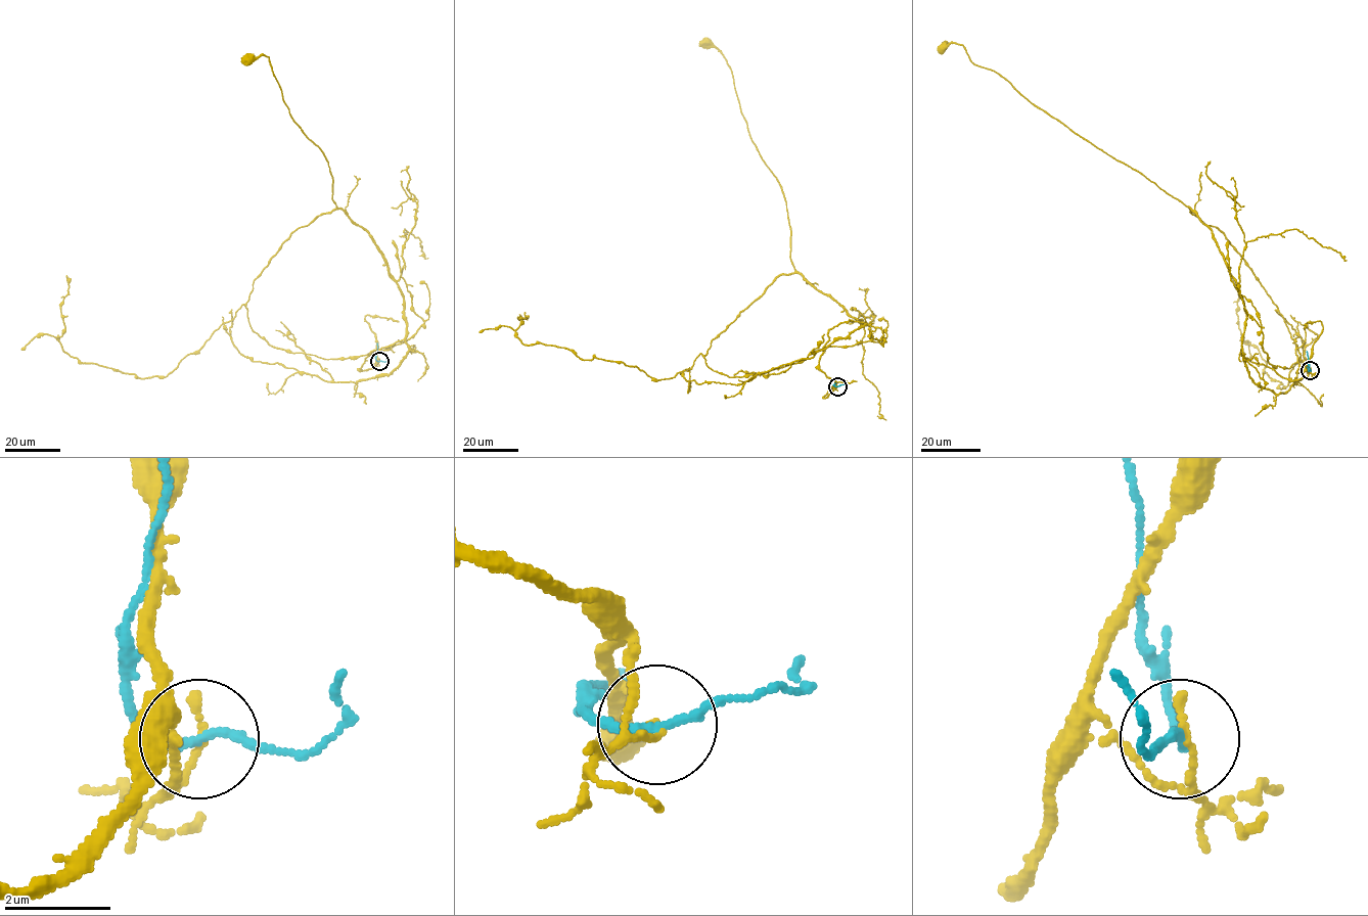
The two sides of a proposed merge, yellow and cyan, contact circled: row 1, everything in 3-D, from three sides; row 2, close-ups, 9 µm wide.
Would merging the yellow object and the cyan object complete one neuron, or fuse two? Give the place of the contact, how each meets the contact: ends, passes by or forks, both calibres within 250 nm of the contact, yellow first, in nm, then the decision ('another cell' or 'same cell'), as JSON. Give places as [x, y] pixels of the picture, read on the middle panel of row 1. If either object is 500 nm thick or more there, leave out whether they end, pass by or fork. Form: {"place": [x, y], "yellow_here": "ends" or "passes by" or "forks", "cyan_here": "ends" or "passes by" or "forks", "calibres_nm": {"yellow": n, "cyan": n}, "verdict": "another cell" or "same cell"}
{"place": [837, 386], "yellow_here": "ends", "cyan_here": "passes by", "calibres_nm": {"yellow": 160, "cyan": 150}, "verdict": "another cell"}

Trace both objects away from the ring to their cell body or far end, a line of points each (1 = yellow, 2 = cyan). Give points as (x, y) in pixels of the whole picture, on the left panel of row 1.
1: (379, 361), (362, 371), (405, 336), (404, 299), (332, 200), (269, 58), (246, 59)
2: (379, 361), (375, 359), (377, 342)

